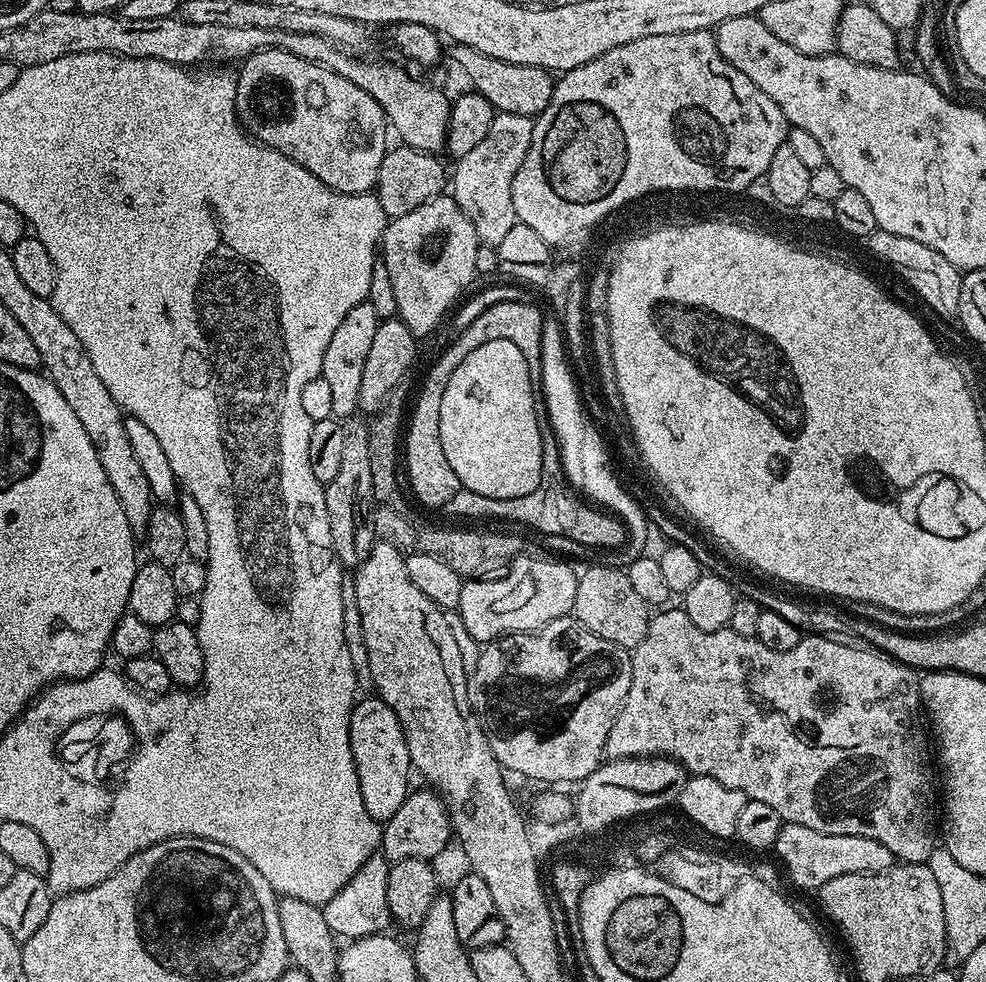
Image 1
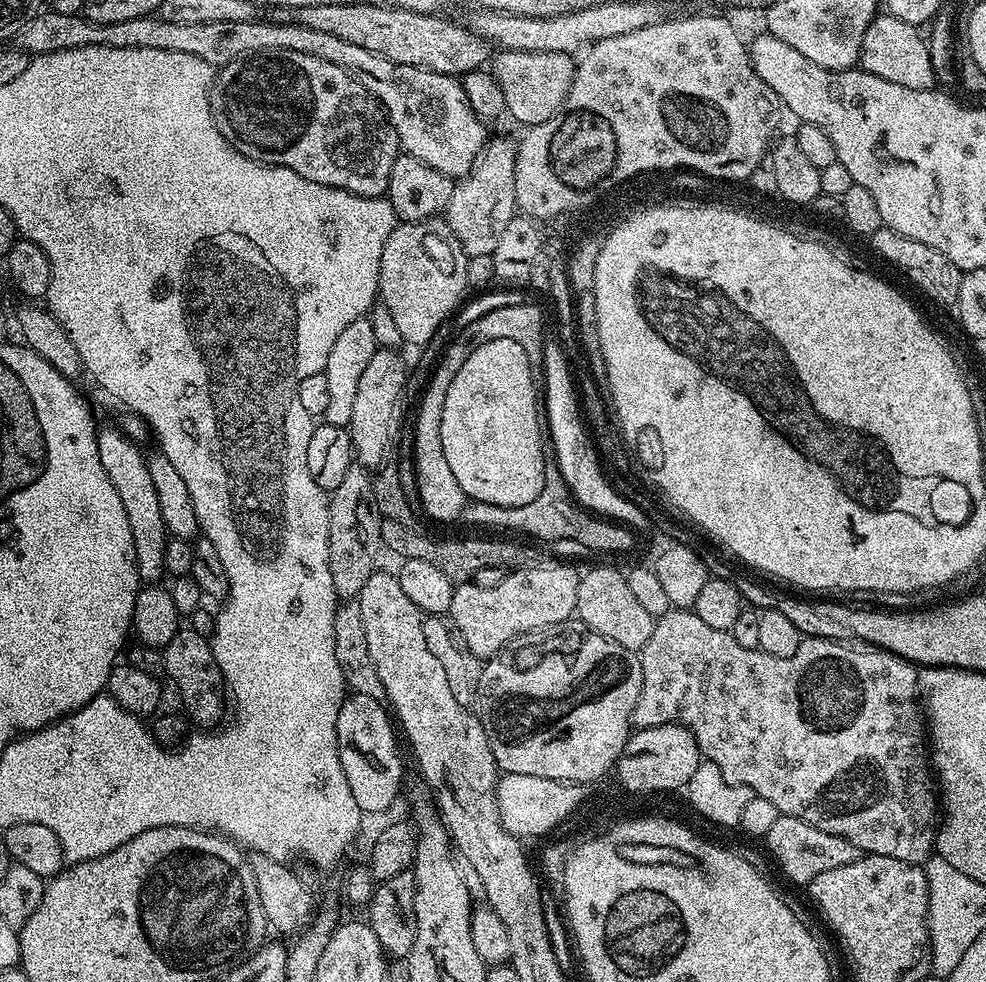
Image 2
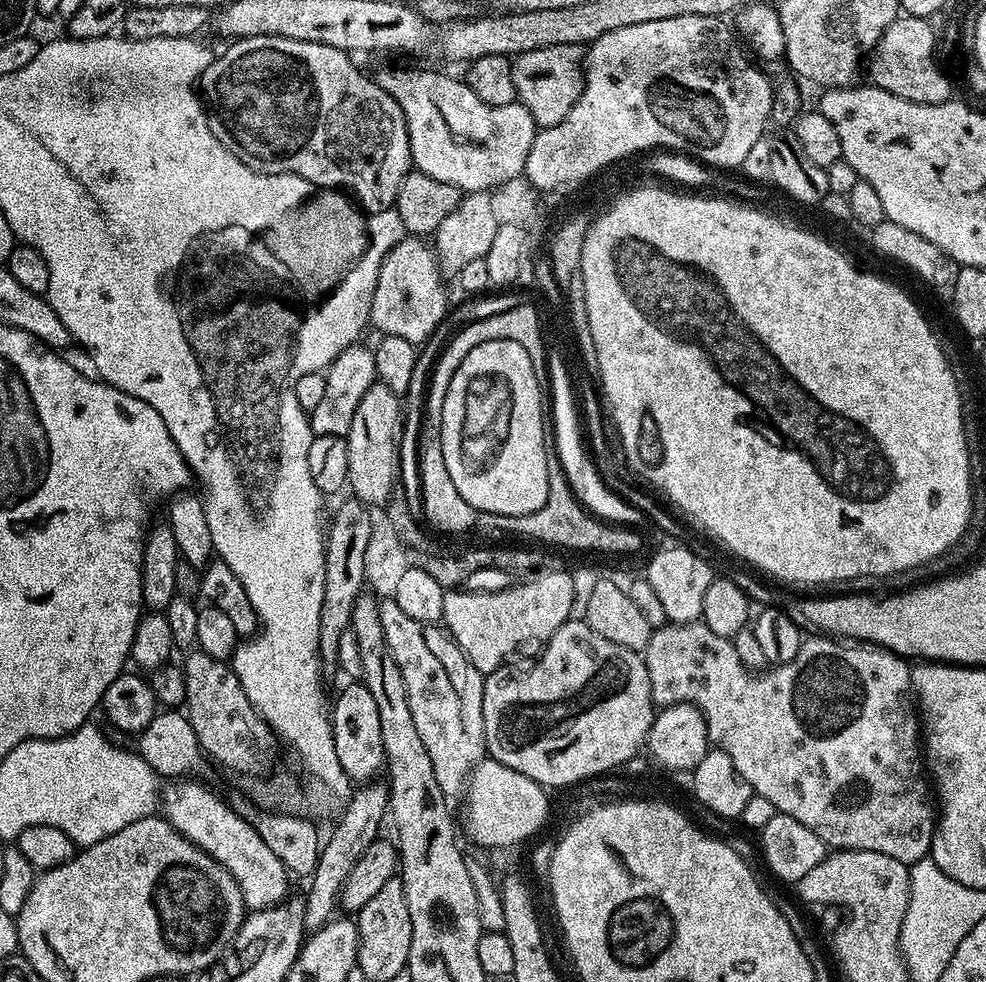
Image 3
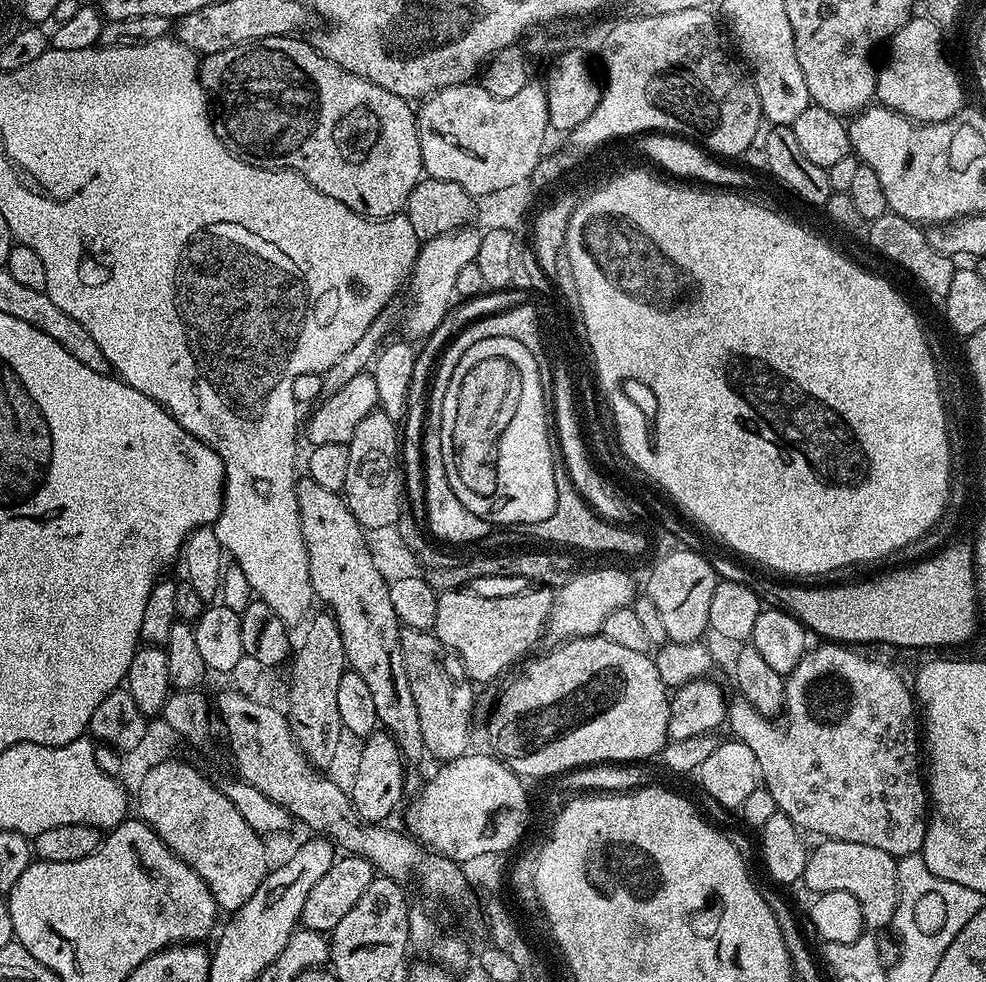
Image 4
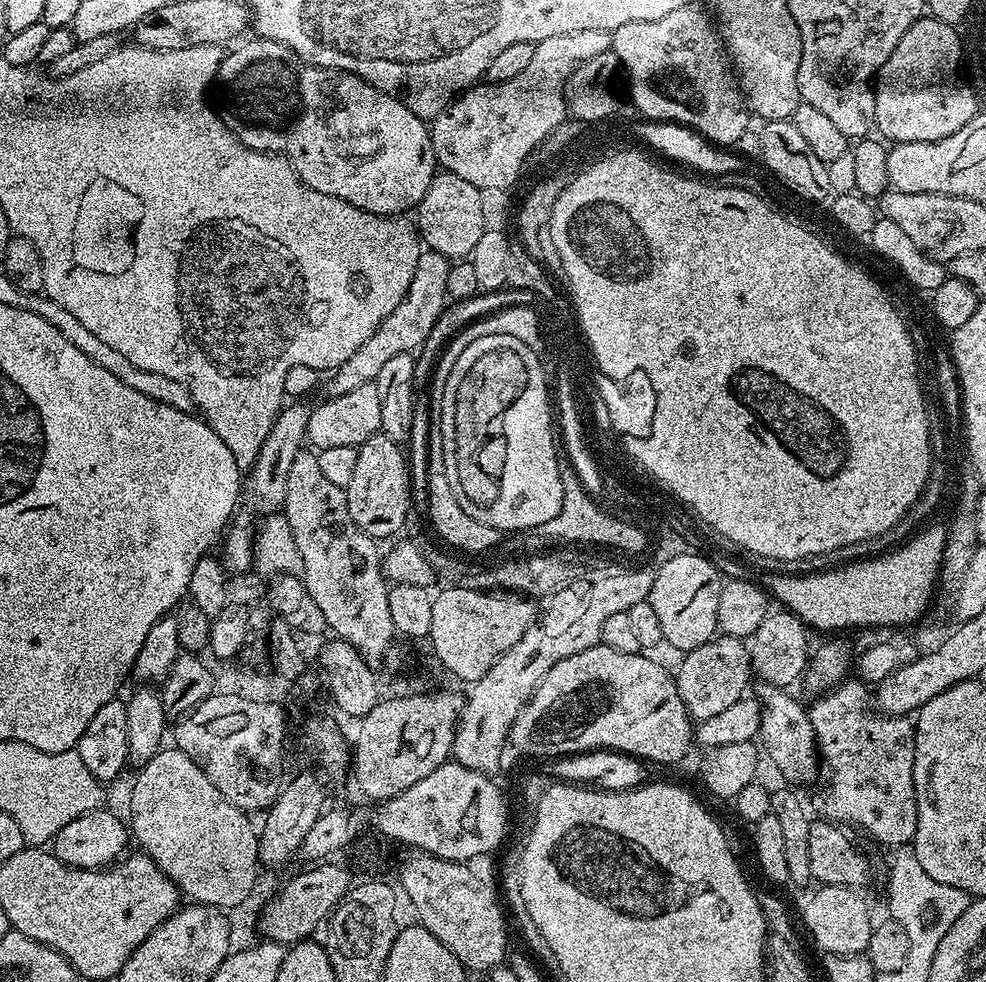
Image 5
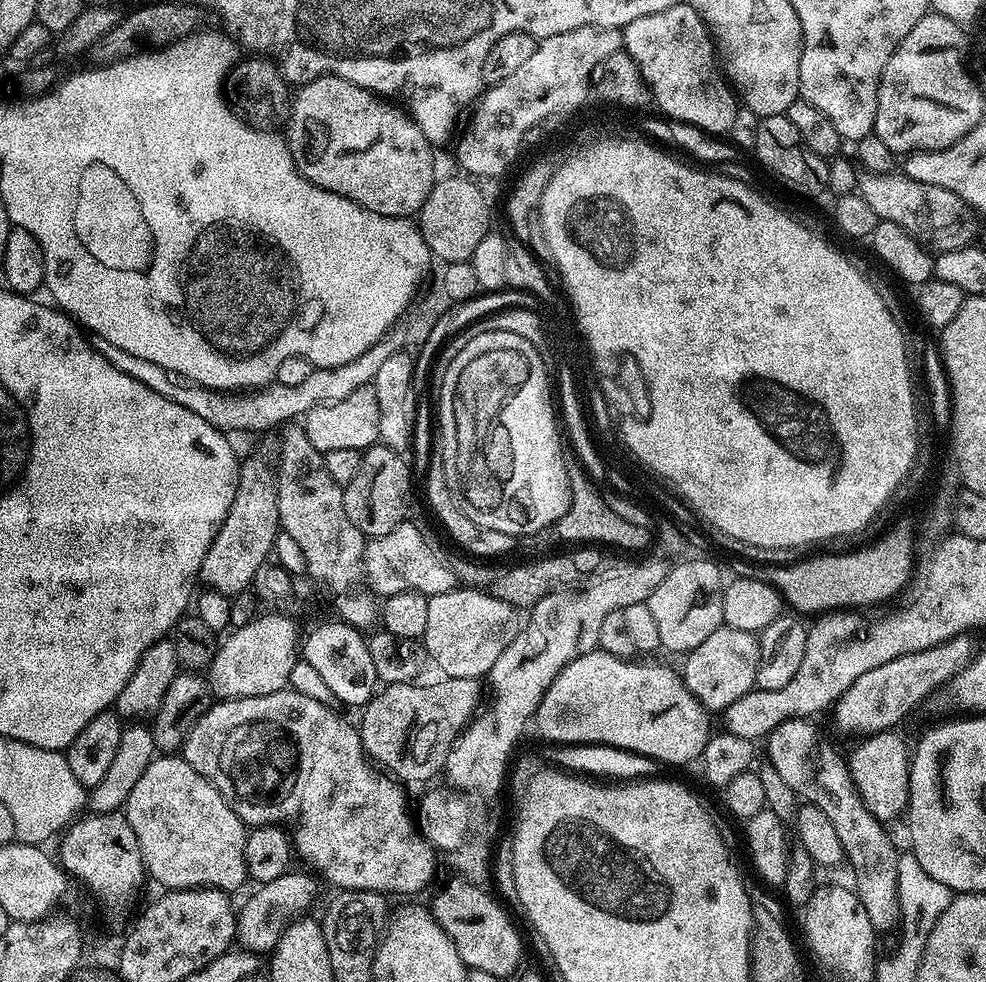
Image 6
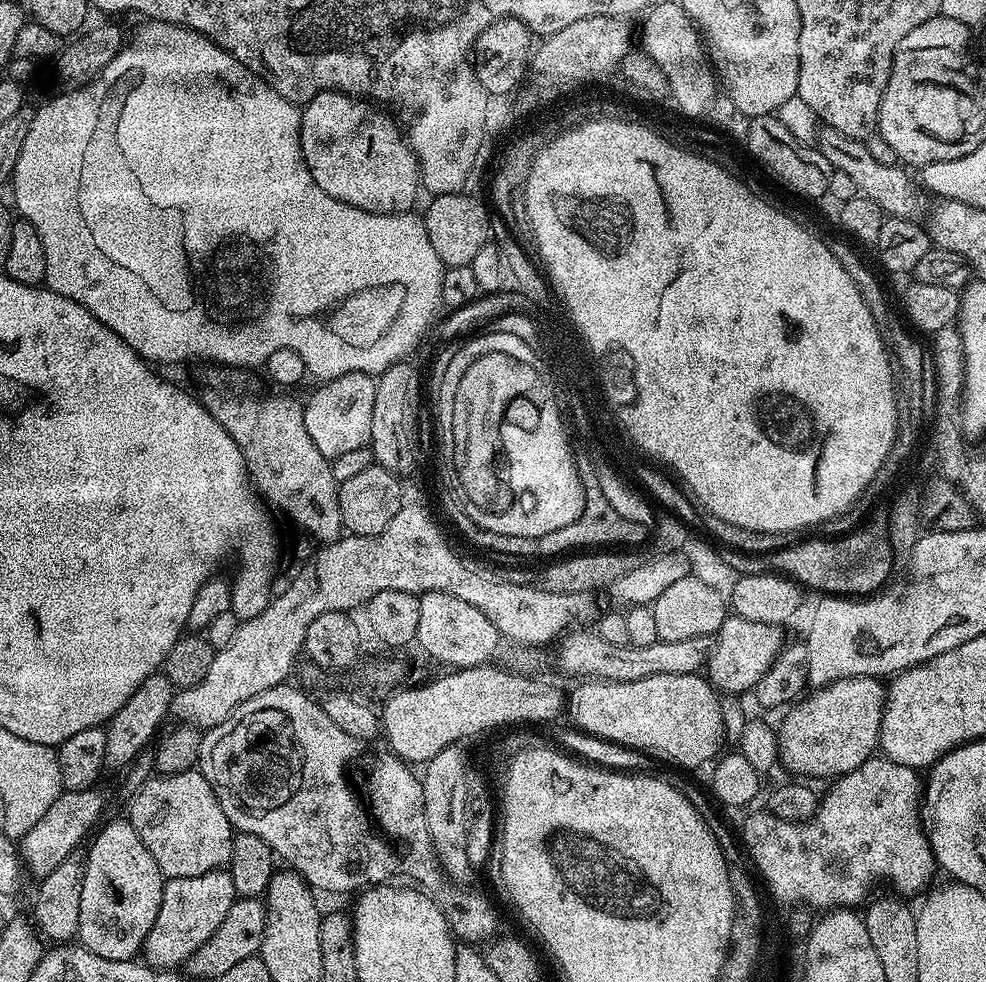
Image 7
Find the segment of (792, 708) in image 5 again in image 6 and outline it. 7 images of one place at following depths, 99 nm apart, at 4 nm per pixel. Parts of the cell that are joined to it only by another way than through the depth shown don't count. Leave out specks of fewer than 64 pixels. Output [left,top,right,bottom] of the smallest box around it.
[766,716,901,934]

